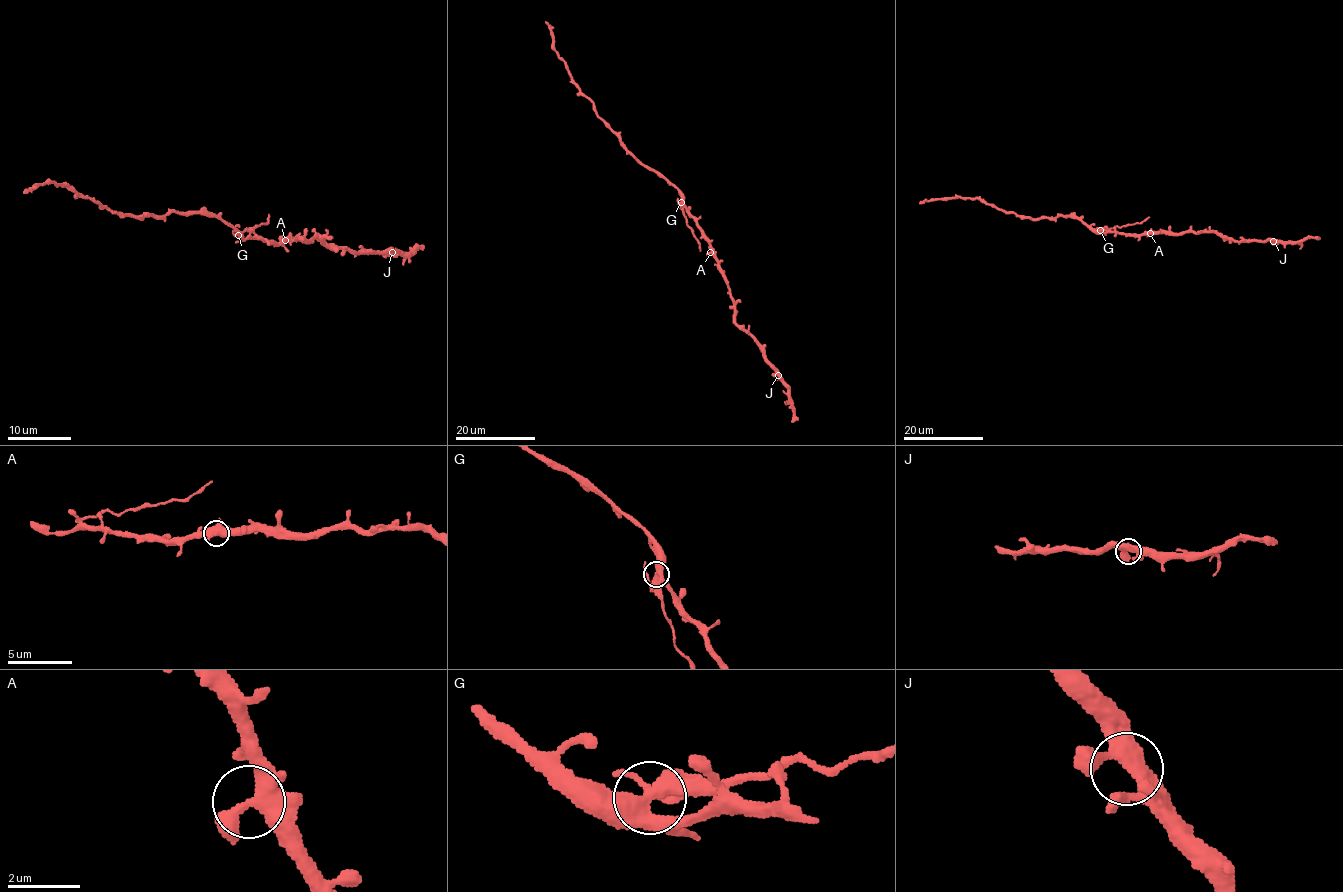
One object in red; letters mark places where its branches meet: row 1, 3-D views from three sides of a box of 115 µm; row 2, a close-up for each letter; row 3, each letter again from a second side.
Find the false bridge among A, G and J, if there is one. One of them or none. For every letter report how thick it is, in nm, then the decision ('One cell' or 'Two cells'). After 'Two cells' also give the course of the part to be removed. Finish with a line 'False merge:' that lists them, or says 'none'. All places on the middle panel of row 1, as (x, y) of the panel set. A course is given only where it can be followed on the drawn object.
A: Thickness 400 nm. One cell
G: Thickness 440 nm. Two cells. Course of the part to remove: (681, 202), (686, 223), (700, 251)
J: Thickness 400 nm. One cell
False merge: G

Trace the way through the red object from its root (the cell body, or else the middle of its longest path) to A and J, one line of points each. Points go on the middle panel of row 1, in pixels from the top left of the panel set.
A: (686, 207), (708, 242), (710, 252)
J: (686, 207), (718, 263), (733, 302), (735, 322), (754, 339), (765, 361), (778, 375)

